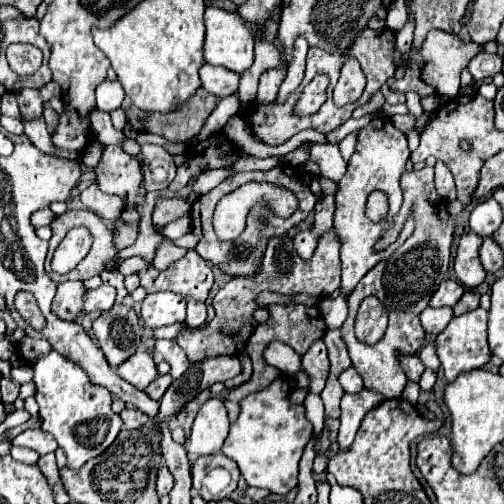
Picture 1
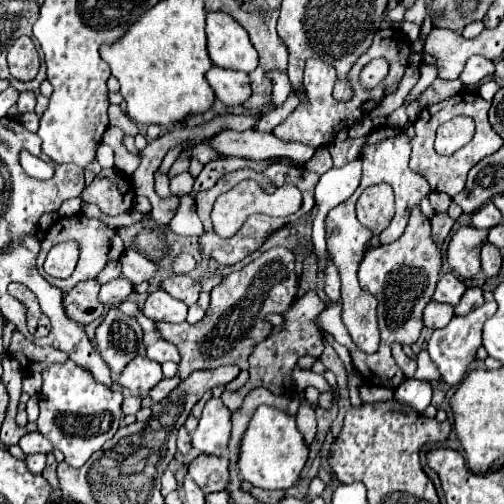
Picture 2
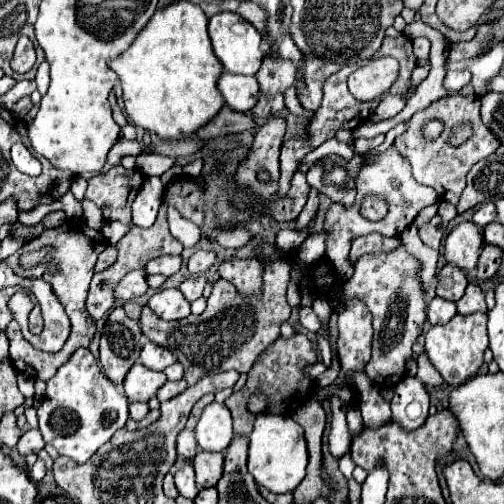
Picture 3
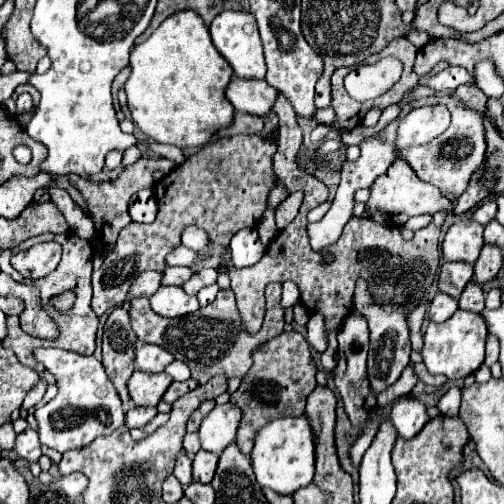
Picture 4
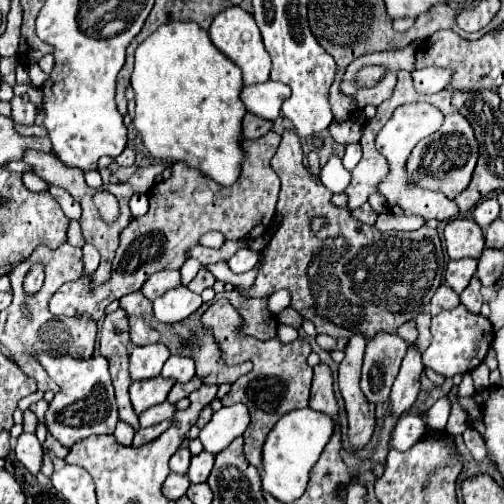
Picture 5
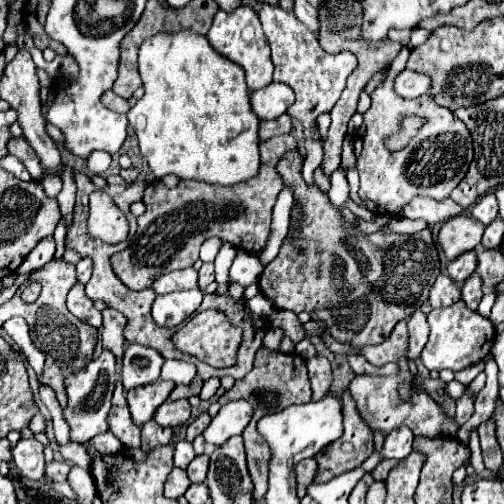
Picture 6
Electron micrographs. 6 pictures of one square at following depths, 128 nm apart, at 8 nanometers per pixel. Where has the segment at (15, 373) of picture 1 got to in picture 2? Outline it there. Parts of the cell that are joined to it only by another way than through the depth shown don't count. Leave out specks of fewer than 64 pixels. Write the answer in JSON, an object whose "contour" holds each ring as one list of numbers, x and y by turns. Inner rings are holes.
{"contour":[[24,376,24,392,28,392,30,396,38,396,40,388,42,388,42,378,40,376]]}

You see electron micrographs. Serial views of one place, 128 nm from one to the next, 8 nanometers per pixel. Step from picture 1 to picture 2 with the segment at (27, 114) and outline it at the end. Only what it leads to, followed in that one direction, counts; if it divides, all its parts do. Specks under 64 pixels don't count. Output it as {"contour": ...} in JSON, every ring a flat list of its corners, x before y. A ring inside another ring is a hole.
{"contour":[[22,92,16,106,18,106,18,112,20,112,20,114,32,112,34,106,36,106,36,96,34,96,34,92]]}

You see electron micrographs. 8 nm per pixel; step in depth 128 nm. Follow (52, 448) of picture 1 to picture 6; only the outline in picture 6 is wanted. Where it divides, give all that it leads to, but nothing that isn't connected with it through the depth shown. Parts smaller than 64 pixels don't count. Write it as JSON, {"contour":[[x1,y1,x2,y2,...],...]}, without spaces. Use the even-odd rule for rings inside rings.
{"contour":[[20,438,12,448,12,458,26,478,40,480,44,476,44,446,36,438]]}

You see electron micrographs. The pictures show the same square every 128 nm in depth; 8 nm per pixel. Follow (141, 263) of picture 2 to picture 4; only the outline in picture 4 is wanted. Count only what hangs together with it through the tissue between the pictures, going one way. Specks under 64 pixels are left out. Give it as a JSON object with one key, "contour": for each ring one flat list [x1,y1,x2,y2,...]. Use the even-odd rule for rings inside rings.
{"contour":[[180,246,180,248,174,248,172,254,168,254,168,266,190,266,198,258,200,258,200,254,196,250]]}

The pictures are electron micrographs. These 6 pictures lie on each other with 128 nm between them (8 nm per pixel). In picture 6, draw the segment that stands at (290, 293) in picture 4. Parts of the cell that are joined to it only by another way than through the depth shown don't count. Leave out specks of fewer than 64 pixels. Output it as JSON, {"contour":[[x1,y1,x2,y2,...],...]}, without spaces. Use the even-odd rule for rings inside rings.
{"contour":[[258,294,258,296,252,298,252,300,248,300,246,304,248,304,248,308,250,308,252,314,256,314,256,316,264,316,264,318,268,318,268,316,272,314,272,310,274,310,274,304,268,302,266,296,262,296,262,294]]}

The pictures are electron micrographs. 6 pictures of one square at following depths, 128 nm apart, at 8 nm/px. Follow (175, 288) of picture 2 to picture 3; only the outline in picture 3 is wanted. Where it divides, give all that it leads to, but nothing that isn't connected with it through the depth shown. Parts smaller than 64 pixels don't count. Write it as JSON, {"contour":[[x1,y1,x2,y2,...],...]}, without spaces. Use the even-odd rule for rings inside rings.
{"contour":[[194,274,180,284,180,292,186,296,188,302,194,302,198,296,202,296,202,290,206,284,208,284,208,278,204,274]]}

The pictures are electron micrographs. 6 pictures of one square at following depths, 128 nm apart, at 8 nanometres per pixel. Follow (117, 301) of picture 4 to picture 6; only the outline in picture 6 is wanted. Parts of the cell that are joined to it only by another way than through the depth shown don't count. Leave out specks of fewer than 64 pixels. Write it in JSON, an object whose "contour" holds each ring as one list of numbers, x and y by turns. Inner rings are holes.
{"contour":[[290,134,262,142,262,168,258,176,234,186,212,186,194,180,182,180,176,188,170,190,160,180,146,184,142,196,146,212,138,218,138,230,134,240,130,240,130,246,124,252,110,256,114,274,128,288,144,290,158,276,162,276,164,270,174,272,192,266,198,260,200,244,212,236,218,236,220,240,230,242,232,246,248,254,262,252,272,232,272,206,276,202,278,192,284,188,284,180,278,174,276,166,280,162,280,156,296,148,296,138],[76,284,76,286,70,290,66,304,68,304,68,310,70,310,76,318,80,318,82,322,86,322,86,324,90,324,90,326,94,326,94,328,100,328,100,326,102,326,102,316,100,316,100,312,94,308,92,300,86,296,84,284]]}

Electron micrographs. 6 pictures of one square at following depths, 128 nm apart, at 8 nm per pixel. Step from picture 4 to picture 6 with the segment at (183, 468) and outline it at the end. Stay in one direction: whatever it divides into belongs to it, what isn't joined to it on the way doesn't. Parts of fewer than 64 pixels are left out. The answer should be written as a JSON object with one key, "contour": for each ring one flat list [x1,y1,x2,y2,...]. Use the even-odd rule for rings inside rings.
{"contour":[[180,440,174,444,174,466,180,466,180,468,186,468,192,458,194,458,194,450,192,450,192,444,188,440]]}

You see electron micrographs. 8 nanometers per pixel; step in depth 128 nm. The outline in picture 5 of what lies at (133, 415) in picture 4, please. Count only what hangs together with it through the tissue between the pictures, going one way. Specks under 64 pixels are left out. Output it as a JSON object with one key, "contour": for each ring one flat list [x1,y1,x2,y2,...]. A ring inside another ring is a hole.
{"contour":[[162,402,162,404,156,404,152,408,148,408,146,412,142,412,138,418,140,418,140,426,146,428,146,426,154,426,154,424,160,424,164,420,174,420,174,414,176,414,176,406,170,404,170,402],[118,422,114,436,116,436,116,440,120,440,120,444,124,444,124,446,130,446,130,444,132,444,132,428,128,428,128,424,124,424,124,422]]}

